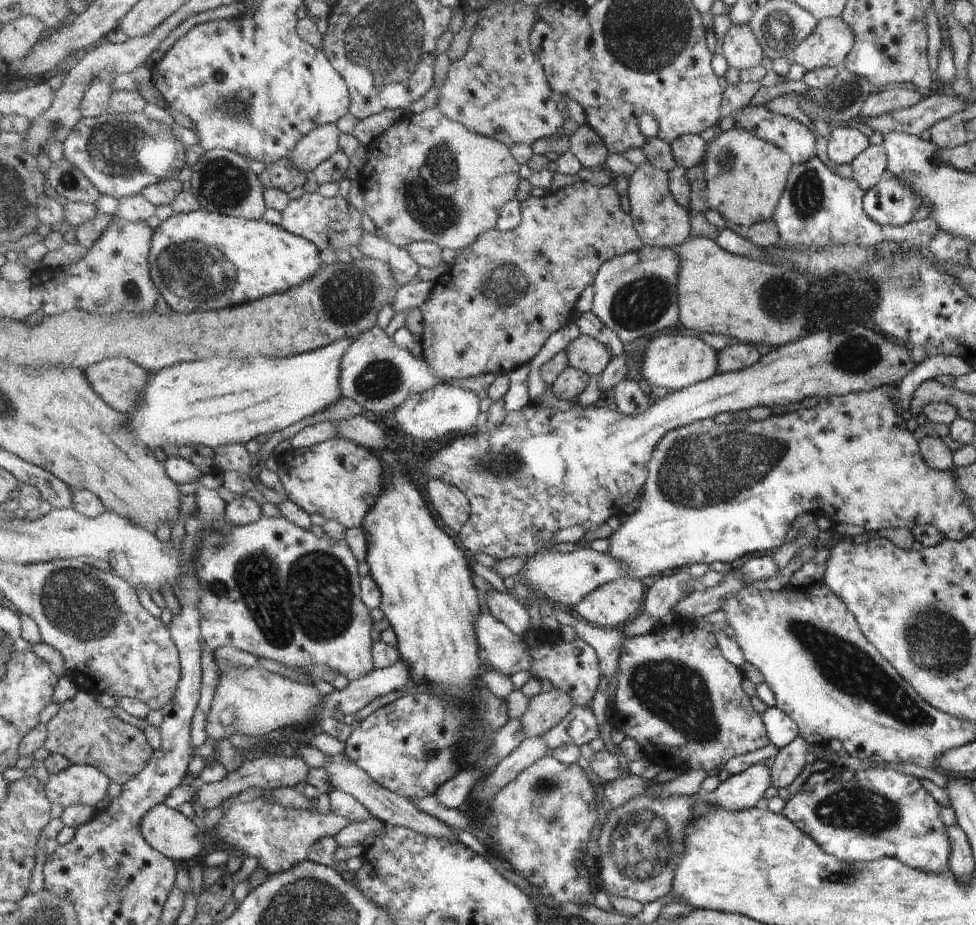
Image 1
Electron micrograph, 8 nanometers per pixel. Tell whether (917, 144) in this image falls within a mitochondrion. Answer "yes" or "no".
no

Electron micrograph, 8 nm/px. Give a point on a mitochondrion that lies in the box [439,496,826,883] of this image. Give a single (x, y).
(674, 693)

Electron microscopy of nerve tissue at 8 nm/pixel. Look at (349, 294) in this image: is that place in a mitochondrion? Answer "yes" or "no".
yes

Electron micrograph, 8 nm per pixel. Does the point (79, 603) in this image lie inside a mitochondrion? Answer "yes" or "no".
yes

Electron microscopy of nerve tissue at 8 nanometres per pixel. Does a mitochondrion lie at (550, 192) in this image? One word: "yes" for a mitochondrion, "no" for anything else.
no

